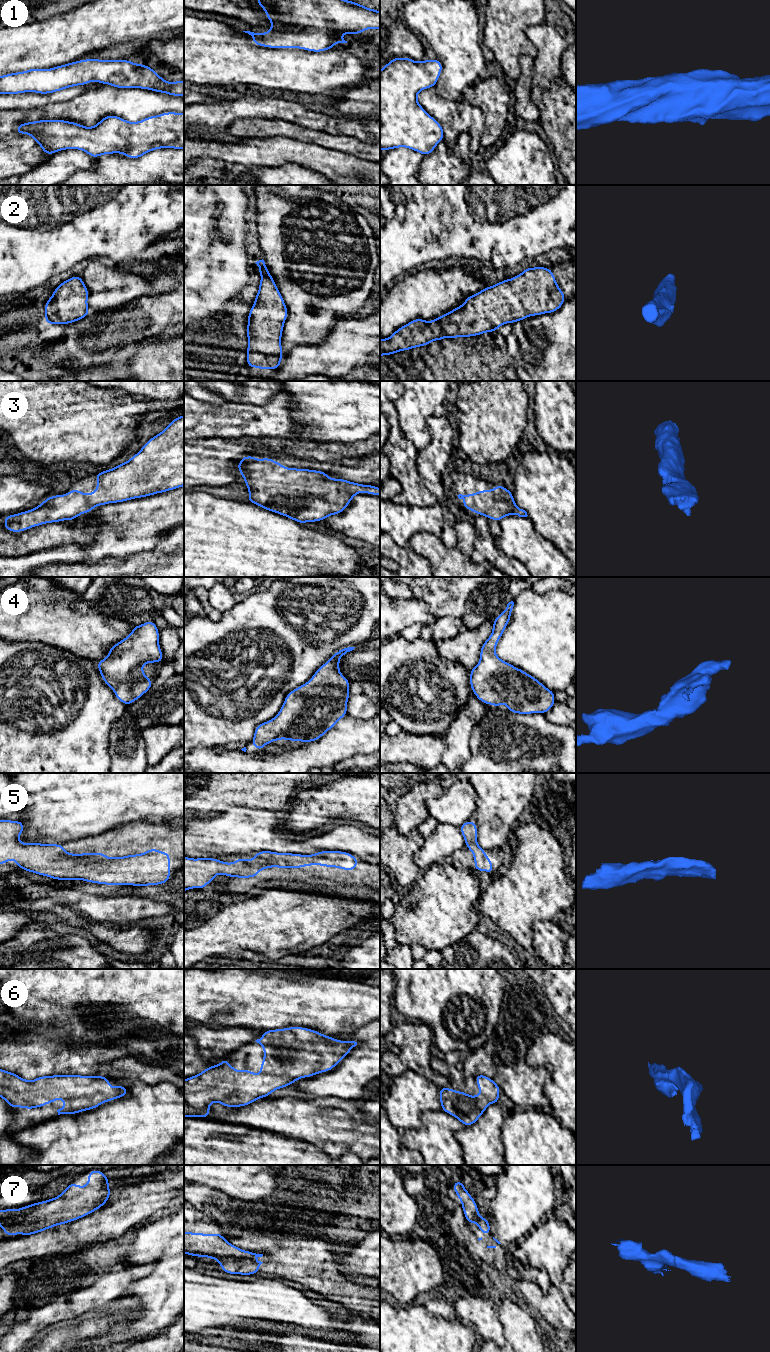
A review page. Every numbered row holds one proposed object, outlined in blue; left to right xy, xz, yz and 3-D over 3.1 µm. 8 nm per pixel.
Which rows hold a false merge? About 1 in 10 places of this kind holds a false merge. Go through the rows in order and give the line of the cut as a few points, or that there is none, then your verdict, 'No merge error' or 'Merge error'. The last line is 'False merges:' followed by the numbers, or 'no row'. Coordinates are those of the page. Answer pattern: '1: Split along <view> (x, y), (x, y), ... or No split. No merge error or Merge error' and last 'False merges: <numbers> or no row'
1: No split. No merge error
2: No split. No merge error
3: No split. No merge error
4: No split. No merge error
5: No split. No merge error
6: No split. No merge error
7: Split along xz (256, 1254), (245, 1258), (221, 1257), (218, 1259). Merge error
False merges: 7

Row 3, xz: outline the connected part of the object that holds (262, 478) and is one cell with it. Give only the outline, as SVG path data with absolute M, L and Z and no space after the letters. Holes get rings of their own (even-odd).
M243 456L241 461L237 463L237 469L241 473L241 477L245 479L245 485L249 491L247 502L260 506L261 508L288 517L298 523L318 522L323 519L342 513L351 502L356 494L365 492L368 495L380 495L380 488L374 485L358 484L348 480L328 477L327 472L298 469L288 467L287 469L280 463L275 462L273 458L260 458L256 460L256 456Z

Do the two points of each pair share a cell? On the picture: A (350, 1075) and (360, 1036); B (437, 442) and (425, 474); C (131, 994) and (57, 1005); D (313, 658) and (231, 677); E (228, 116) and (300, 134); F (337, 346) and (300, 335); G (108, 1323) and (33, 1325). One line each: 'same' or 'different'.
A: same
B: same
C: same
D: same
E: different
F: different
G: different

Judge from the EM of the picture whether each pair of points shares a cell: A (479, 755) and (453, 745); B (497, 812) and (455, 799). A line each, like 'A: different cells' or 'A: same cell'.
A: different cells
B: same cell

